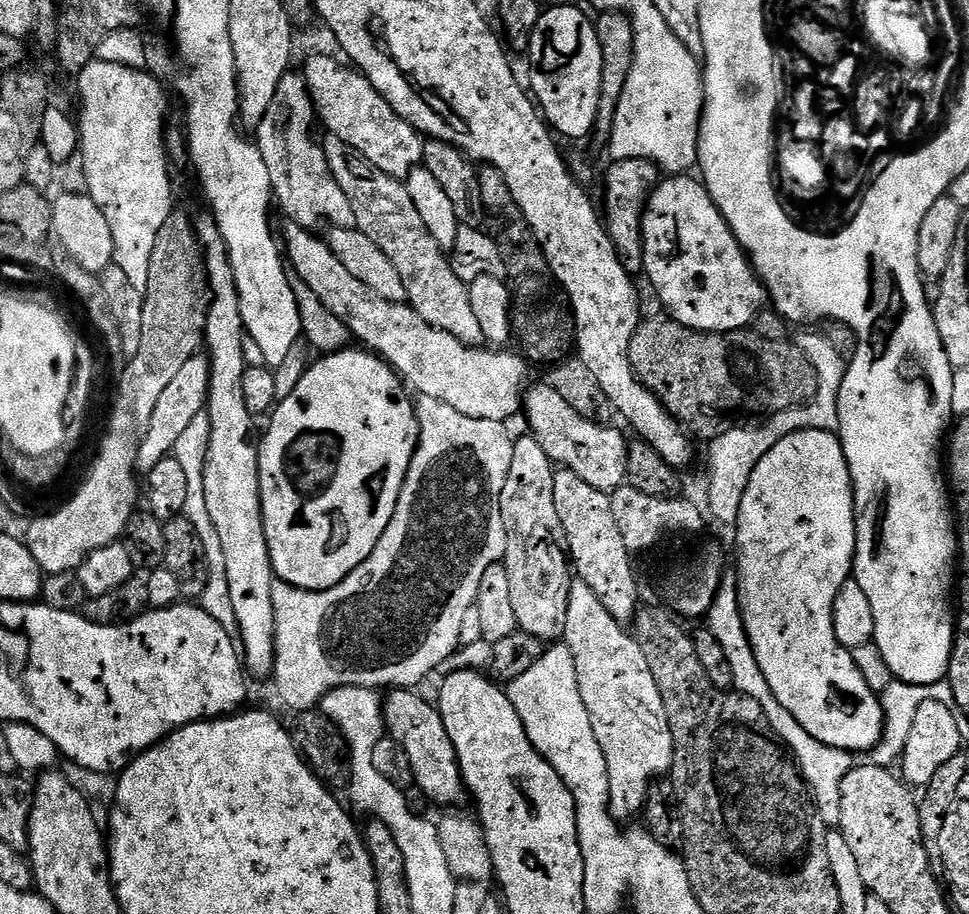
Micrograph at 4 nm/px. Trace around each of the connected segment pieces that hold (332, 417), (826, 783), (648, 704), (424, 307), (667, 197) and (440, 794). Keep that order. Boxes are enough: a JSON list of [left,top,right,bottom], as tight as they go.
[[258,350,420,592],[706,571,854,825],[562,587,674,801],[323,135,485,347],[644,174,766,332],[383,688,466,805]]

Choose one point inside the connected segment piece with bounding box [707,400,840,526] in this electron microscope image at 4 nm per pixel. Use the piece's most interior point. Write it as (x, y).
(732, 456)

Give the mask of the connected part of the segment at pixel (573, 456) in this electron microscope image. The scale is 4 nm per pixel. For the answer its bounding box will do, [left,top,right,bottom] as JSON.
[522,382,628,492]

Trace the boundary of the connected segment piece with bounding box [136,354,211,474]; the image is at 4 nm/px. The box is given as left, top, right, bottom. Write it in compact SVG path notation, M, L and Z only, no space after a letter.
M197 354L178 370L177 376L162 390L162 398L158 398L158 406L154 406L154 414L150 418L148 432L140 444L138 458L136 459L137 473L146 474L158 466L158 462L169 459L170 453L175 449L178 438L186 431L186 426L194 422L205 411L208 402L208 384L211 382L211 366L209 357Z

